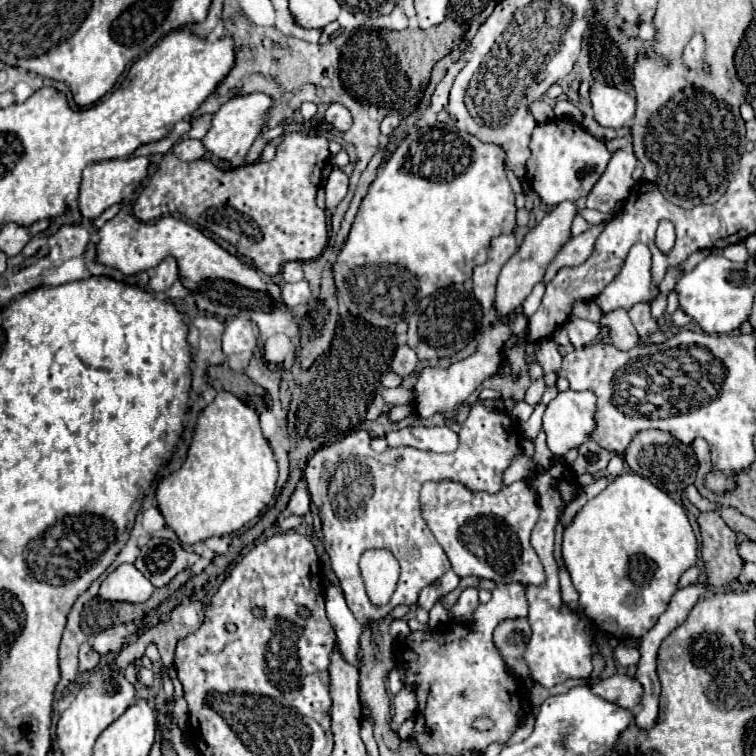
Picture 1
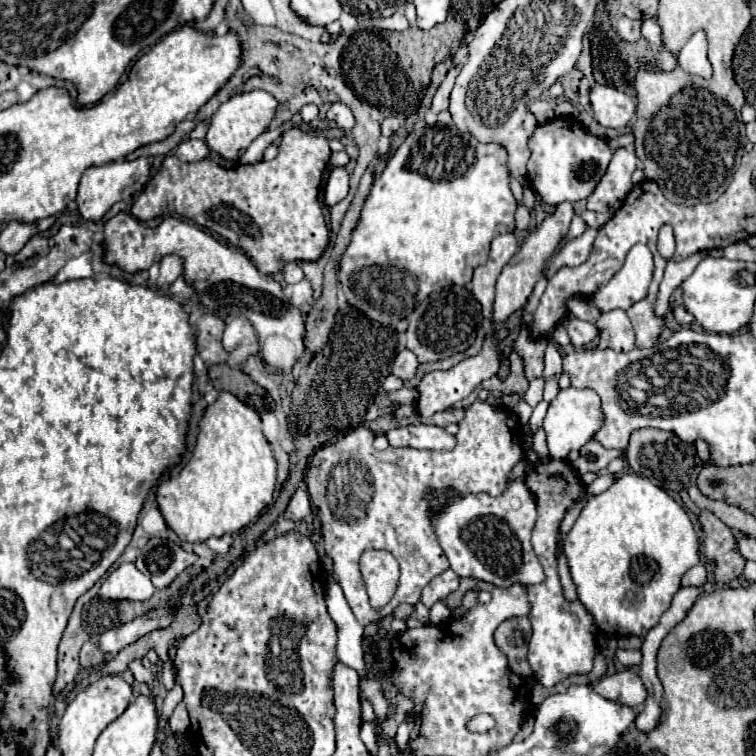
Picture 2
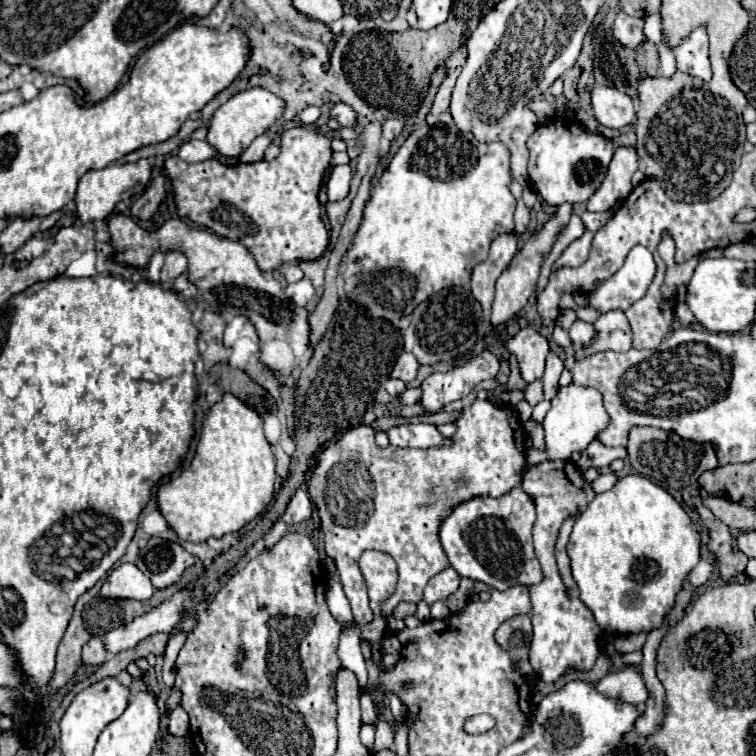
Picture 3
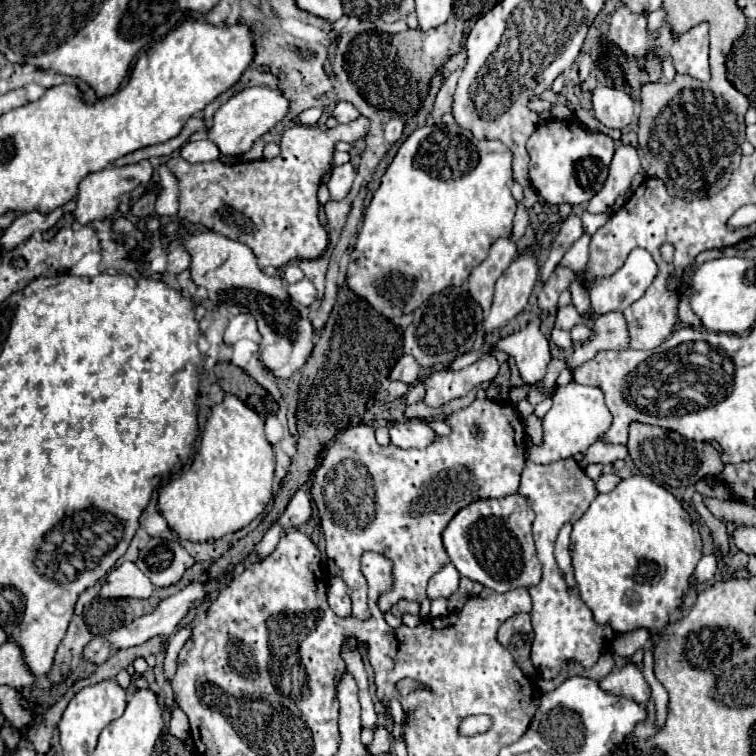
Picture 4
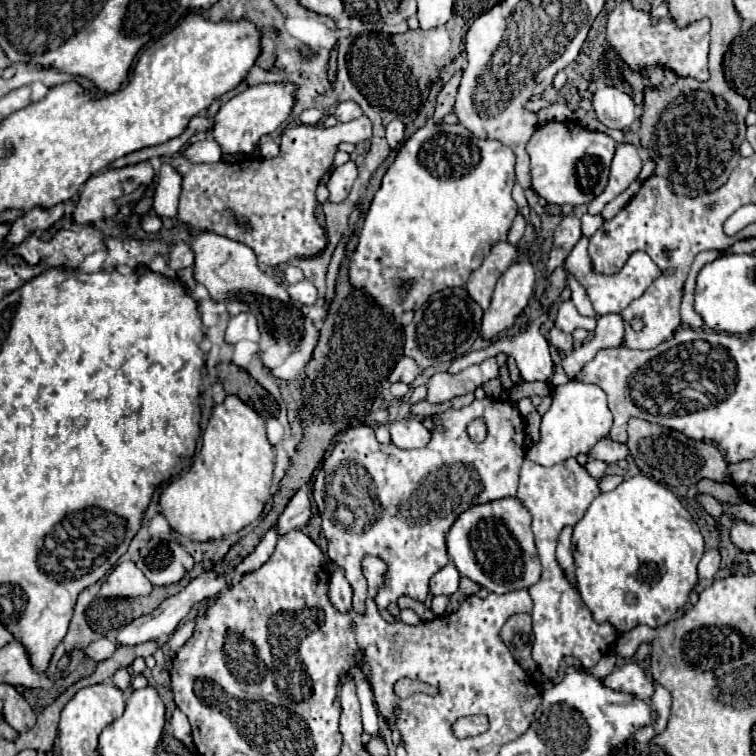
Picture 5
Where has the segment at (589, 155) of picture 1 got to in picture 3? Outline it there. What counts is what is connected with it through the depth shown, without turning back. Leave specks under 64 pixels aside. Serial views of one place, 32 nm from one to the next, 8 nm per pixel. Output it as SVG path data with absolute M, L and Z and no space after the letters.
M554 118L536 128L528 140L528 150L530 186L544 198L544 202L560 206L562 202L586 202L596 188L600 188L614 154L614 144L606 136L596 136L582 126L572 124L572 120Z

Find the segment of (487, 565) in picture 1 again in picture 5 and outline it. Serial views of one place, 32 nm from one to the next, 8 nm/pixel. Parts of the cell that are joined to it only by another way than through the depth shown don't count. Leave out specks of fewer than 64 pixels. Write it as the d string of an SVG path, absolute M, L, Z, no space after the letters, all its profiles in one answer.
M502 498L488 504L472 506L452 526L446 546L460 576L474 580L488 592L506 594L530 588L540 580L540 560L530 530L530 514L516 498Z

